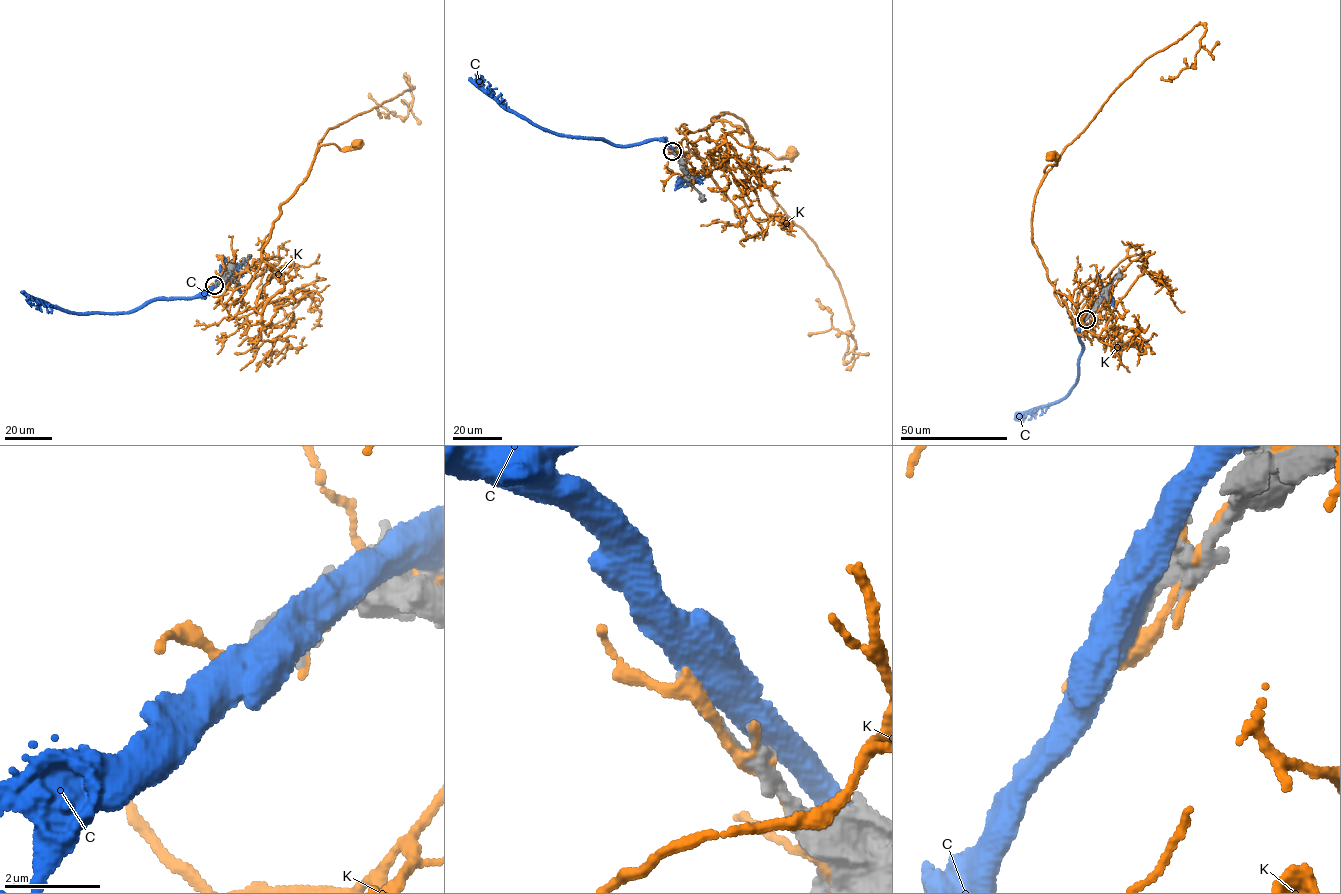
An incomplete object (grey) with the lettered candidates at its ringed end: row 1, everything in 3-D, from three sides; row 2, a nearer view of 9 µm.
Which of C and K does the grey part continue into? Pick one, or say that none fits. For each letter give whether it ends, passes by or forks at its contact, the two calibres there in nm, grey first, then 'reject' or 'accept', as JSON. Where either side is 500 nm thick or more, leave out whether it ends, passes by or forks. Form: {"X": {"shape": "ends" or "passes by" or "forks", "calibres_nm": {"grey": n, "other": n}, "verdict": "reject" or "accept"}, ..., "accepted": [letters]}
{"C": {"calibres_nm": {"grey": 360, "other": 550}, "verdict": "reject"}, "K": {"shape": "passes by", "calibres_nm": {"grey": 320, "other": 300}, "verdict": "reject"}, "accepted": []}

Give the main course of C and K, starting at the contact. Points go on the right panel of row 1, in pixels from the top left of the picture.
C: (1086, 317), (1078, 330), (1083, 348), (1078, 375), (1070, 392), (1049, 406), (1017, 414), (1015, 420)
K: (1086, 318), (1094, 309), (1084, 334), (1077, 334), (1032, 242), (1036, 193), (1044, 169), (1057, 164), (1050, 156)

